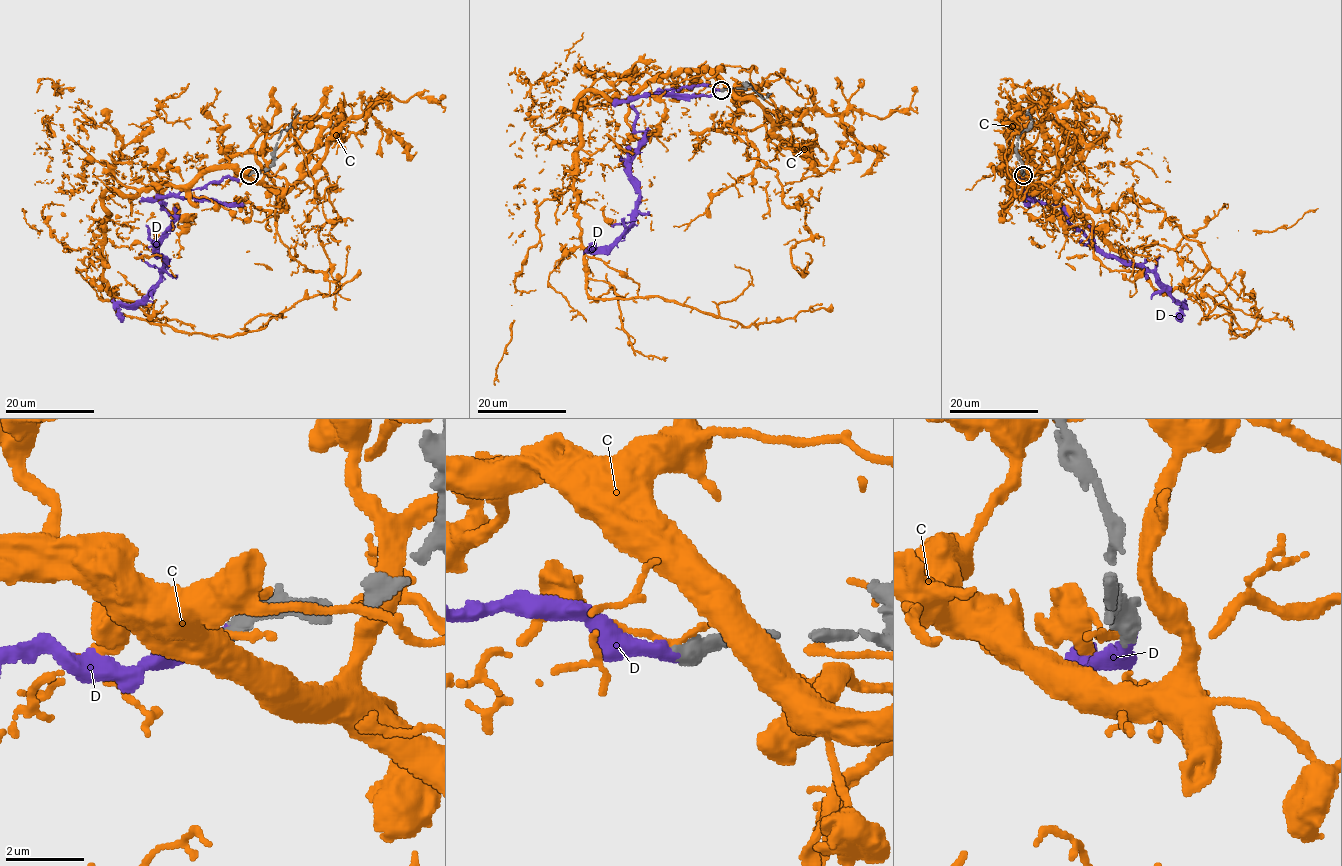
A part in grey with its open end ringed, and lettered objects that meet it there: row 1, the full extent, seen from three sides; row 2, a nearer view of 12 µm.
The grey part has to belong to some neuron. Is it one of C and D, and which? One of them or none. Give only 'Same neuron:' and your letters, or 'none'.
Same neuron: D

